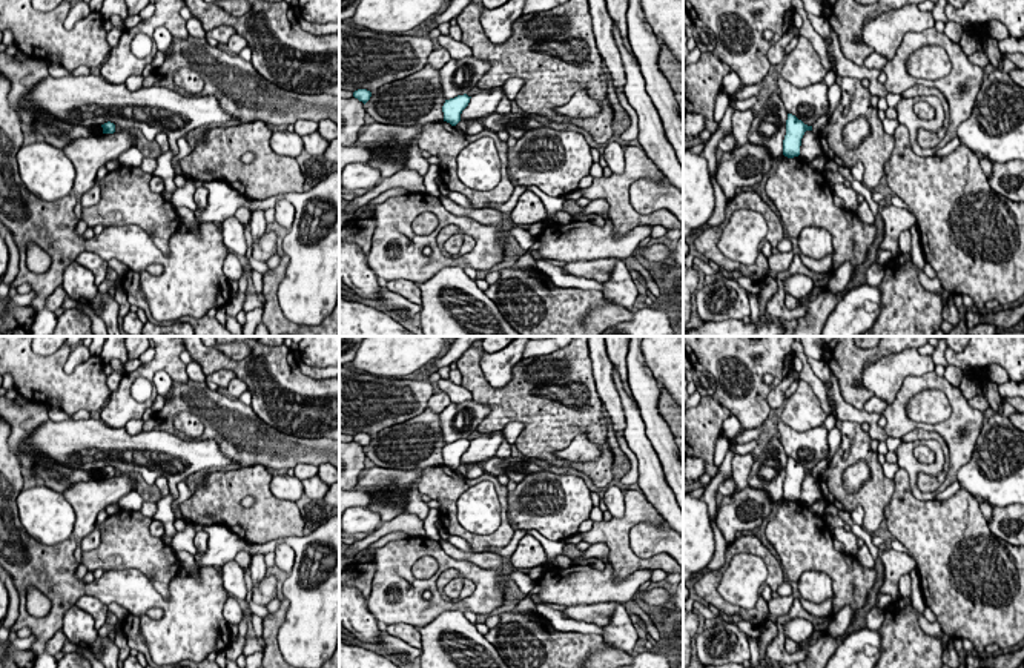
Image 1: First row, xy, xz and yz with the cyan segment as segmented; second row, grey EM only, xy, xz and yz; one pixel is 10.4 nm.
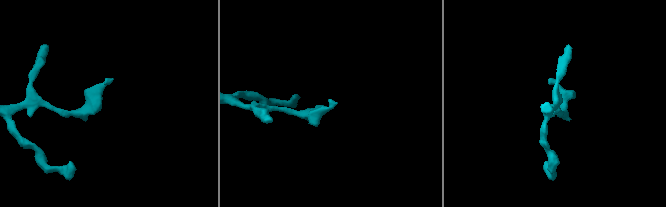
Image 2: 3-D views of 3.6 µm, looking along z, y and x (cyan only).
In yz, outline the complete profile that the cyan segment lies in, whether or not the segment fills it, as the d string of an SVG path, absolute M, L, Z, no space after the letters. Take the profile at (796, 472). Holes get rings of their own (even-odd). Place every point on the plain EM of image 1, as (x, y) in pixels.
M788 458L786 479L783 484L783 499L794 502L800 499L801 482L806 475L812 475L812 470L804 468L795 459Z

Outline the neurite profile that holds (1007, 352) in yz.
M970 336L963 352L956 353L947 347L944 356L947 364L963 372L998 364L1009 381L1024 382L1024 336Z

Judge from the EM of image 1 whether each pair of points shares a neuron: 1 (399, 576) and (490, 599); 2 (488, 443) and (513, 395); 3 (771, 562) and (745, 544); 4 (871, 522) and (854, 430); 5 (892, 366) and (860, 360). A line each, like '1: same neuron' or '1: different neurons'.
1: same neuron
2: different neurons
3: same neuron
4: same neuron
5: different neurons

